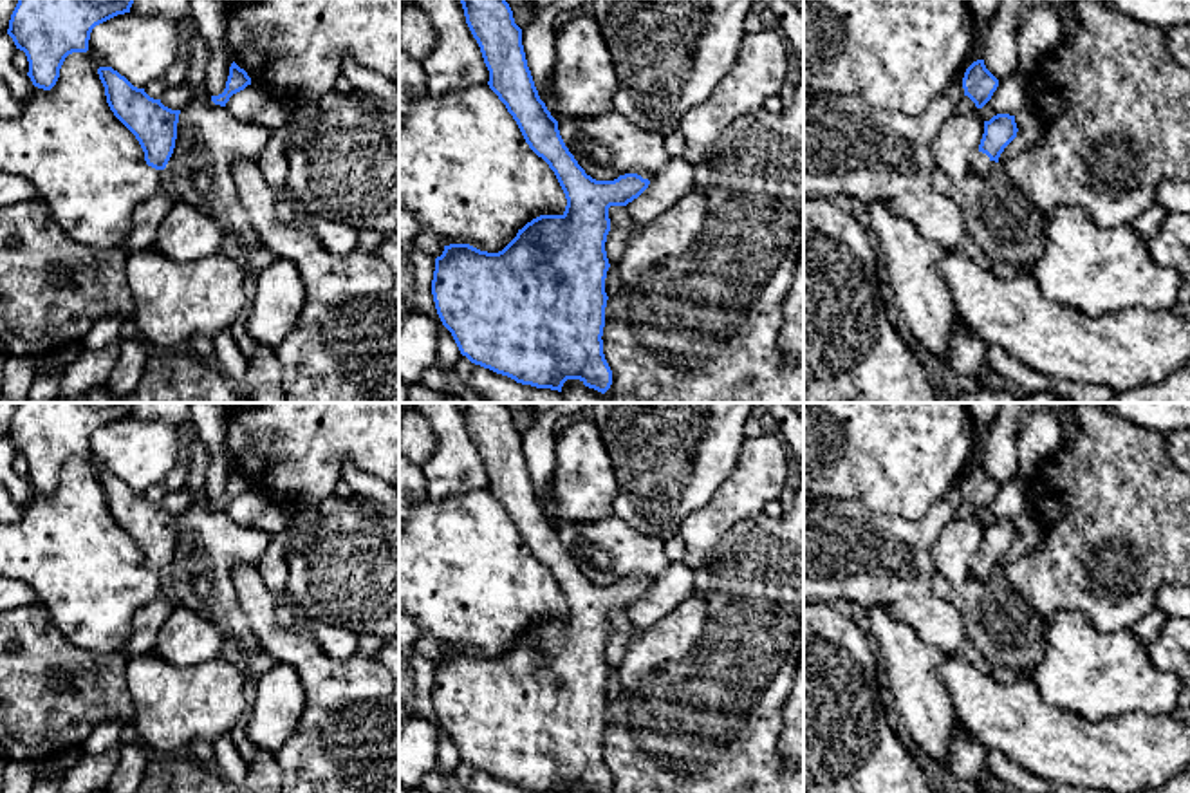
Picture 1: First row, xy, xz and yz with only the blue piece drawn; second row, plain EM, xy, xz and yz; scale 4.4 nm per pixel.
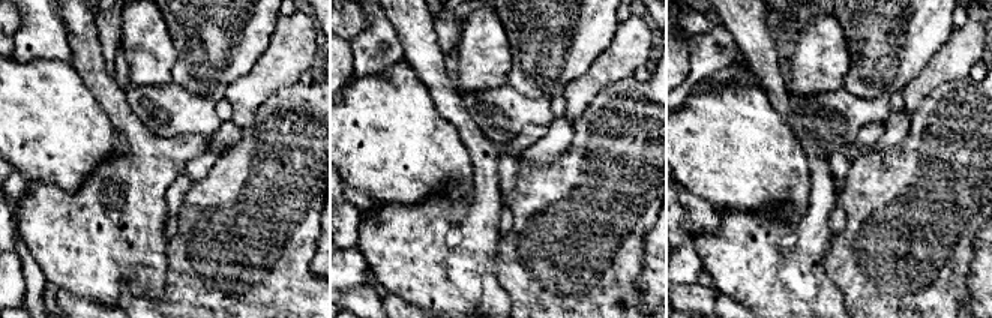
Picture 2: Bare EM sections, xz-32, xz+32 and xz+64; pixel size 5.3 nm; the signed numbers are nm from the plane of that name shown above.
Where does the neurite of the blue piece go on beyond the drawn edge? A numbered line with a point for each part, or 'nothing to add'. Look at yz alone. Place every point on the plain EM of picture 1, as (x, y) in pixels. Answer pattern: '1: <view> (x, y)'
1: yz (981, 569)

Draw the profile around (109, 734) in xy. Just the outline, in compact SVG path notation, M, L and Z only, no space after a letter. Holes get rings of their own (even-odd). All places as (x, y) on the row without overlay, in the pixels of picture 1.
M108 721L92 730L87 741L79 746L81 753L98 755L108 748L121 744L130 733L116 721Z

